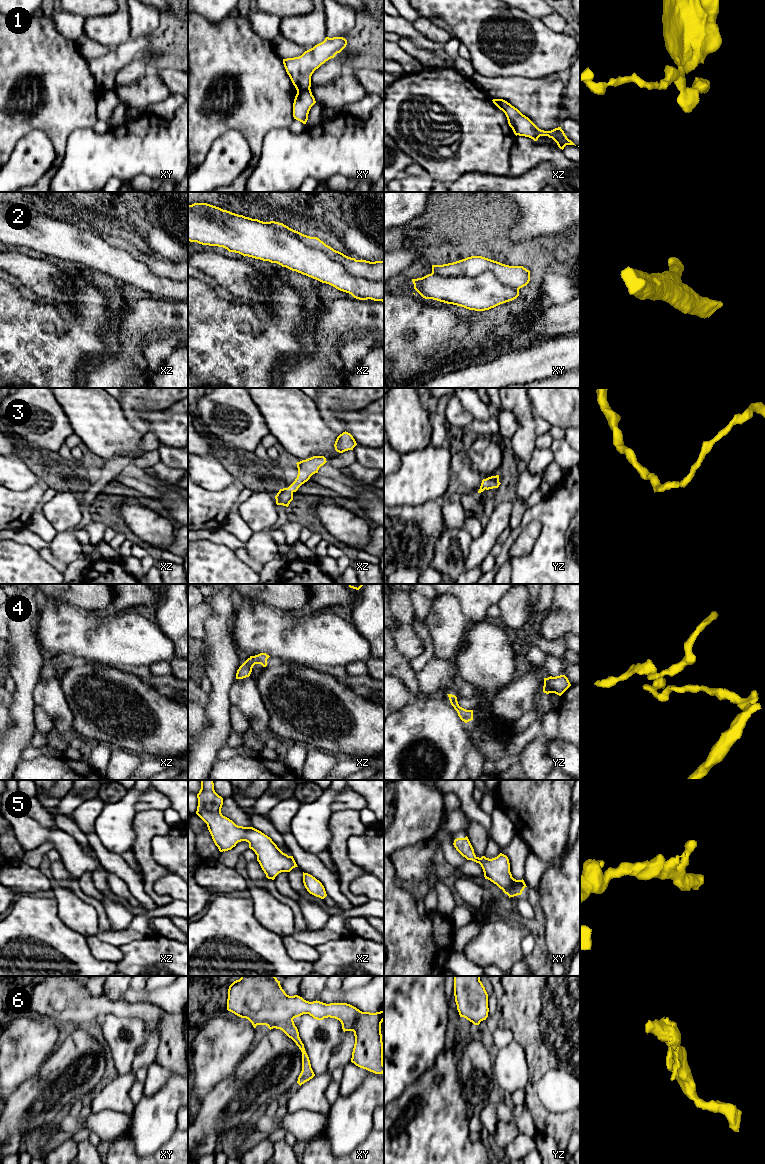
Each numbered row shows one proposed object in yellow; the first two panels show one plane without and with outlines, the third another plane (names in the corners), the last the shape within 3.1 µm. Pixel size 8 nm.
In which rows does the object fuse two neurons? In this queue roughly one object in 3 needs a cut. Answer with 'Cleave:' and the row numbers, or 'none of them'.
Cleave: 1, 2

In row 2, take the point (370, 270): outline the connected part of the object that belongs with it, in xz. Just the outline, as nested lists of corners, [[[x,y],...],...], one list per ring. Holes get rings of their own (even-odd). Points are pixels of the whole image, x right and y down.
[[[270,221],[268,225],[278,231],[287,232],[291,236],[305,243],[307,246],[322,250],[330,259],[342,264],[347,271],[354,276],[364,277],[368,280],[384,282],[384,261],[370,262],[366,260],[356,260],[343,253],[334,250],[317,237],[310,237],[295,231],[283,223]]]

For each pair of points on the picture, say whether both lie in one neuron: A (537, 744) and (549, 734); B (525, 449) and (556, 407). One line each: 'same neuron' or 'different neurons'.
A: different neurons
B: different neurons

